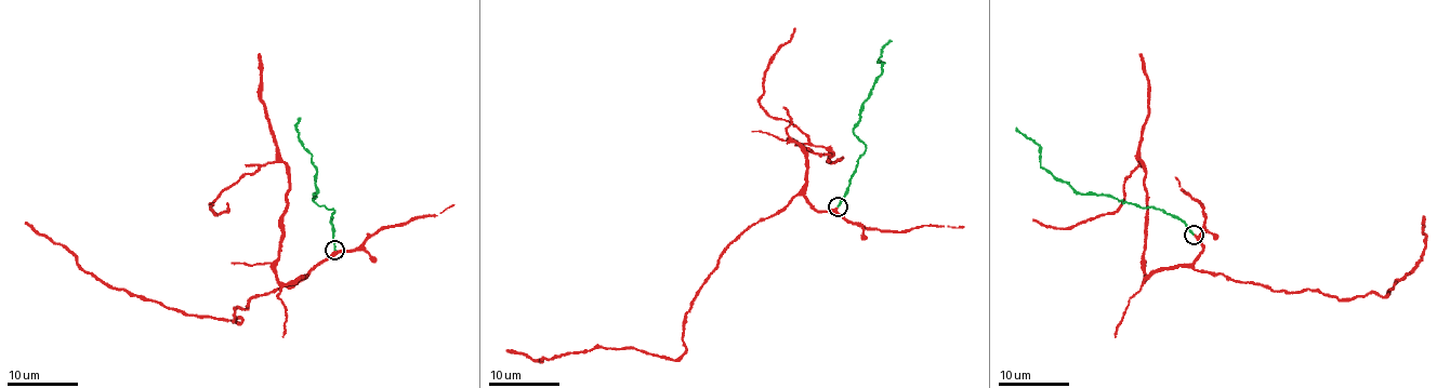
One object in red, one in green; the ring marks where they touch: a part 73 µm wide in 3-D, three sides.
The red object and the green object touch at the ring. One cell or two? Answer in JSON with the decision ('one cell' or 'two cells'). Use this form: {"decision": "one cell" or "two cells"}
{"decision": "one cell"}

